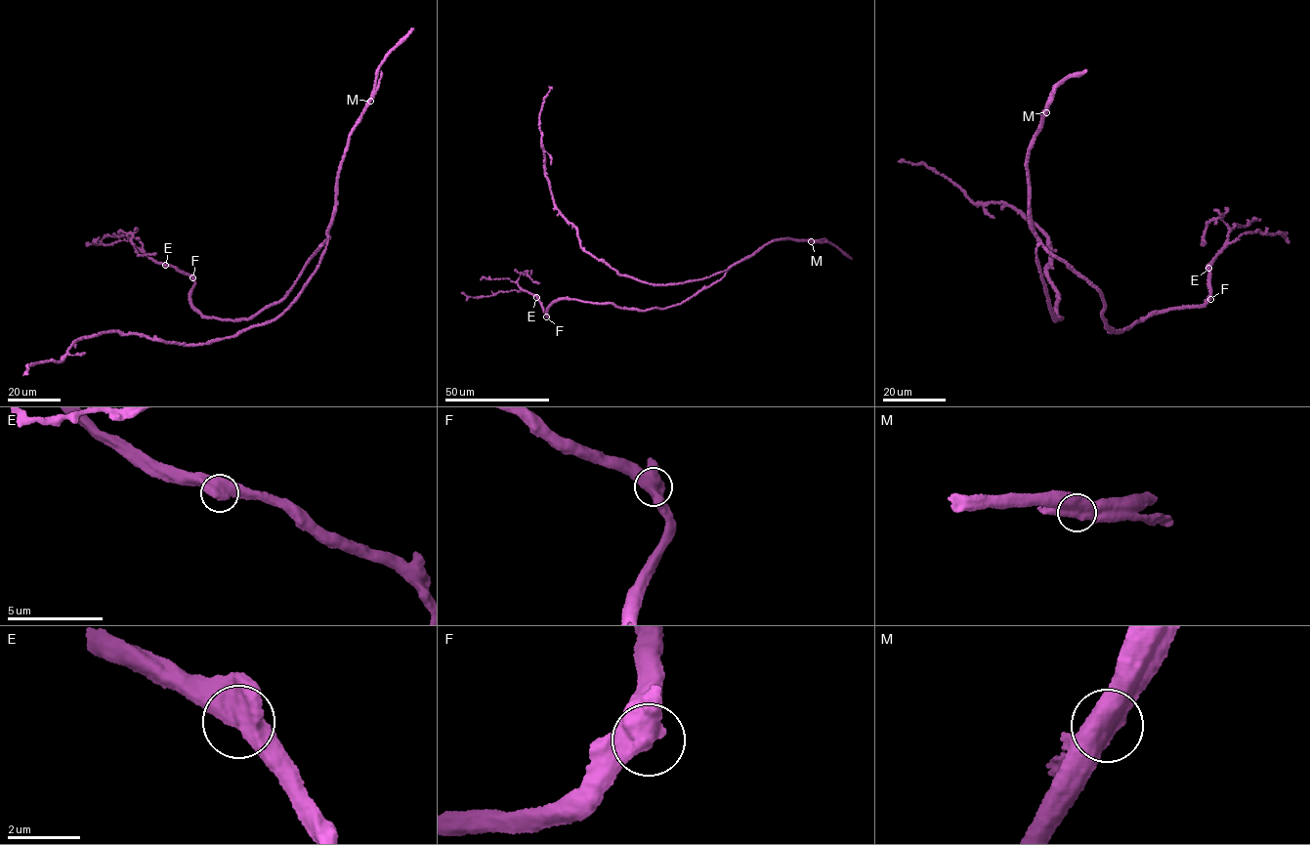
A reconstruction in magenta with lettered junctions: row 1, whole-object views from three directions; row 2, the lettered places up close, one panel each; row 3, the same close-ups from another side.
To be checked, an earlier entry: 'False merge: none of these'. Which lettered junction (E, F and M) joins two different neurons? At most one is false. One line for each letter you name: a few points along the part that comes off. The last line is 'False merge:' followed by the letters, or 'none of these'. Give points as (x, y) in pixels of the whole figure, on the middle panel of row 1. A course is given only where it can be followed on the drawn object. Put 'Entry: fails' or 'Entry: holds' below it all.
M: course (812, 241), (827, 240)
False merge: M
Entry: fails

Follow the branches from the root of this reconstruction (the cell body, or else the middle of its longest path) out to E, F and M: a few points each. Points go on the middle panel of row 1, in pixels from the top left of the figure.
E: (725, 271), (708, 287), (664, 309), (642, 312), (565, 298), (549, 307), (547, 316), (536, 297)
F: (725, 271), (728, 269), (723, 277), (708, 287), (664, 309), (642, 312), (565, 298), (550, 305), (546, 316)
M: (725, 271), (774, 239), (788, 237), (812, 241)

